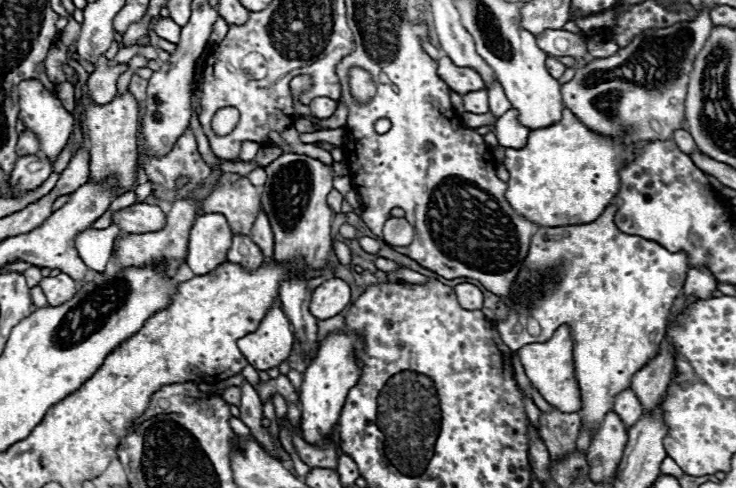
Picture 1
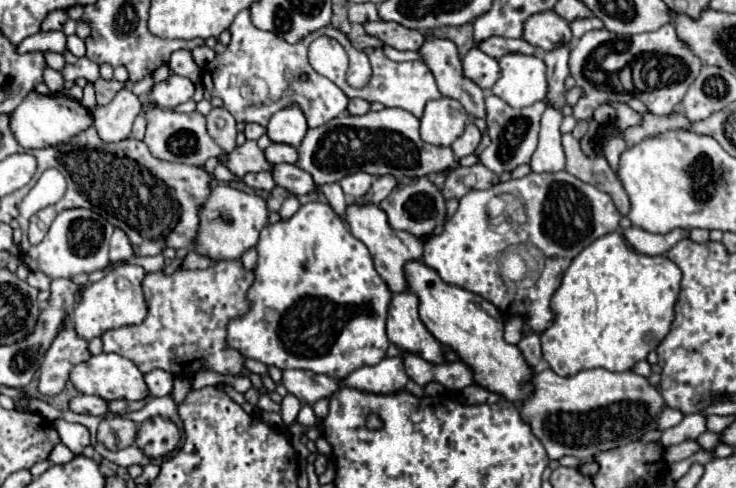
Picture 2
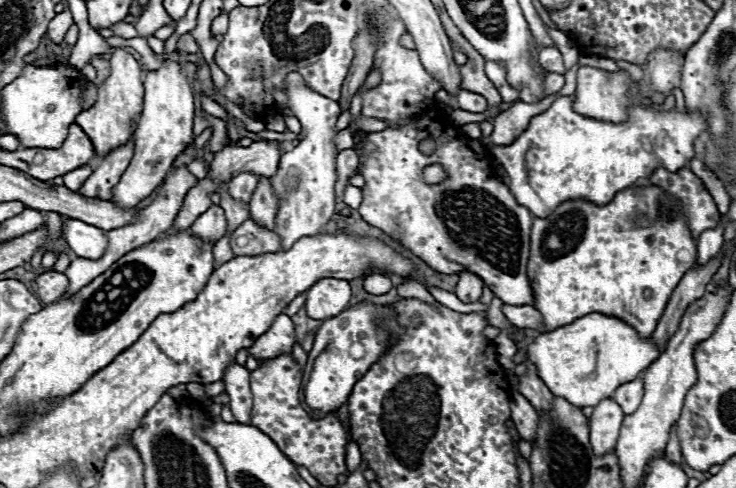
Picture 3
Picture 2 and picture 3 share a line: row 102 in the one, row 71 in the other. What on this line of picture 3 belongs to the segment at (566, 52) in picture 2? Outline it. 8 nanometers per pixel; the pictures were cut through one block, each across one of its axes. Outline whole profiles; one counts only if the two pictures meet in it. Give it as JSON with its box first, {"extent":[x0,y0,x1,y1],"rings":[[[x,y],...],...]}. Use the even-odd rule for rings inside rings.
{"extent":[538,46,564,74],"rings":[[[556,46],[542,48],[540,54],[538,54],[538,60],[540,60],[540,66],[542,66],[546,72],[560,72],[560,74],[564,74],[562,56],[560,56],[560,50],[558,50]]]}

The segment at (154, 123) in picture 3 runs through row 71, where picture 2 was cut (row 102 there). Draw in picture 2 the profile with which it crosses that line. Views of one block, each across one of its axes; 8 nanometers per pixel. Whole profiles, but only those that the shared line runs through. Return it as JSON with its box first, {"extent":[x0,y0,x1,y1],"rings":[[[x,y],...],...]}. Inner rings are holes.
{"extent":[148,74,194,108],"rings":[[[170,74],[164,82],[160,82],[152,88],[148,100],[154,104],[160,104],[164,108],[176,108],[178,104],[190,100],[192,96],[194,96],[194,84],[184,76]]]}

